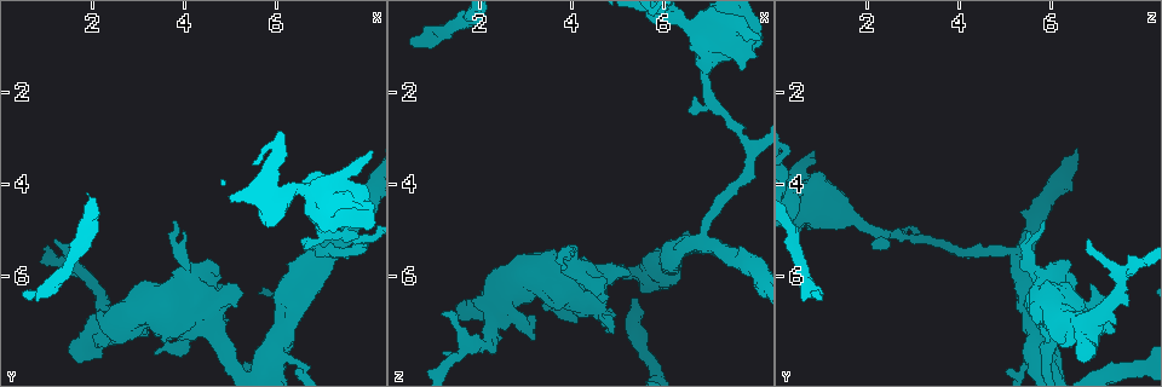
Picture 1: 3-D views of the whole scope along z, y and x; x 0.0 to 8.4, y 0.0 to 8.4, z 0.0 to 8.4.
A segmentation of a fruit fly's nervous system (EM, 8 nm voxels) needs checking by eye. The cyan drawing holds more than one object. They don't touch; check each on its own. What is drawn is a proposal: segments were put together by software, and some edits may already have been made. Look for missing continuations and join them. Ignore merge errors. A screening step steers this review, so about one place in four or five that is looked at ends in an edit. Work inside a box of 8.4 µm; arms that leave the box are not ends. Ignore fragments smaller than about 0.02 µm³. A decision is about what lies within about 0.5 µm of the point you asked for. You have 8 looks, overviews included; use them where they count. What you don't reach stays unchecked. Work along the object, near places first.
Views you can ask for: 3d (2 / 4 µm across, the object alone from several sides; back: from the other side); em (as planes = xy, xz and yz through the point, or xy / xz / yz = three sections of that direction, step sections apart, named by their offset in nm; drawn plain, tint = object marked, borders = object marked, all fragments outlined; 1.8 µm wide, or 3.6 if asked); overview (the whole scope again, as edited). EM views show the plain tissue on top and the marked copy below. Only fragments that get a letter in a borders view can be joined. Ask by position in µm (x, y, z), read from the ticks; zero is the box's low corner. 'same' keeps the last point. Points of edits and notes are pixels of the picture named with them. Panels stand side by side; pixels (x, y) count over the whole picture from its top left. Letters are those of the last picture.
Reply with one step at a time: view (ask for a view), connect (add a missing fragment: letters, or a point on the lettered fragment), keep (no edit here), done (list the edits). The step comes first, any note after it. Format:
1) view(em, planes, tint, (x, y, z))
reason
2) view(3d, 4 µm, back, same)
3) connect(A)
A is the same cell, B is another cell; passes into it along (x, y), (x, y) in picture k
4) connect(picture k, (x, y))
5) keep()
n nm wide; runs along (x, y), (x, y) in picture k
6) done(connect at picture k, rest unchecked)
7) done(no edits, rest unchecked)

view(em, xy, step 8, borders, (3.80, 4.85, 5.85))
branch stops here

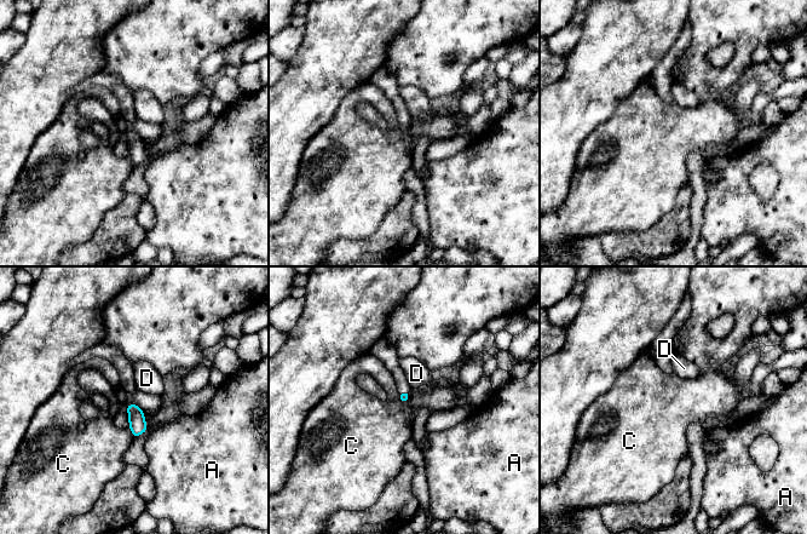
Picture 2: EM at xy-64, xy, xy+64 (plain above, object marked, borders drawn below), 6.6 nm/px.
keep()
A, C and D are other cells; border along (128, 426), (134, 437) in picture 2; none of them fits

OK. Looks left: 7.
view(3d, 4 µm, (2.15, 7.55, 6.25))
branch stops here

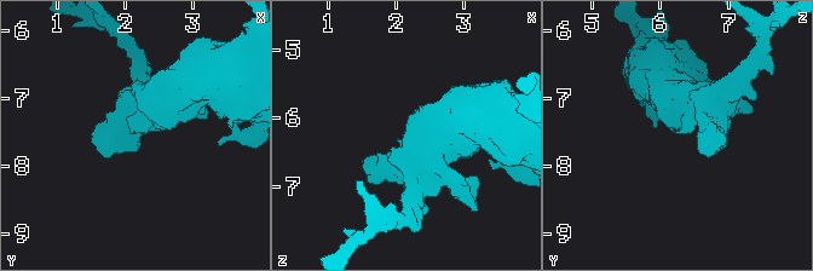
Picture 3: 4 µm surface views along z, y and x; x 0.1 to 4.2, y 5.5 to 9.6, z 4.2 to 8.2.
view(em, planes, borders, (2.10, 7.50, 6.20))
shape alone is not enough

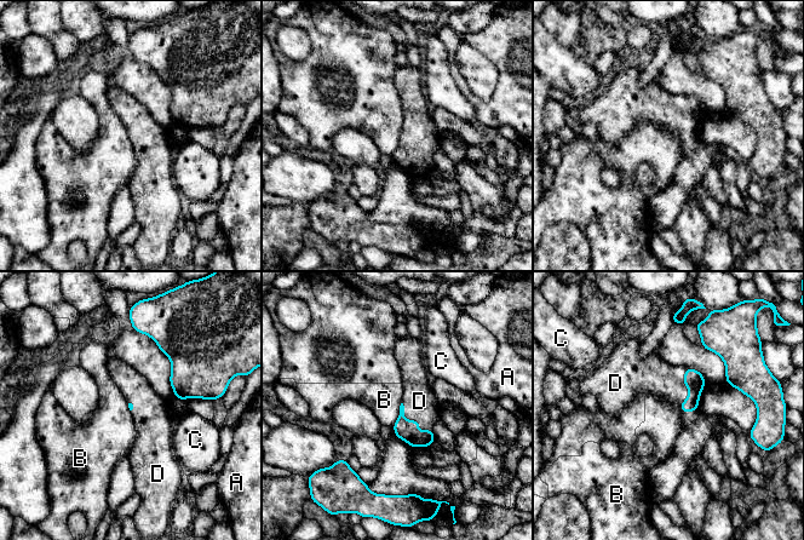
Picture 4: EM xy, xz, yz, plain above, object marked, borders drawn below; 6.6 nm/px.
connect(D)
D is the same cell, A, B and C are other cells; passes into it along (408, 430), (414, 420), (419, 401) in picture 4; it goes on there

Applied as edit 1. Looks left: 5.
view(overview)
redraw

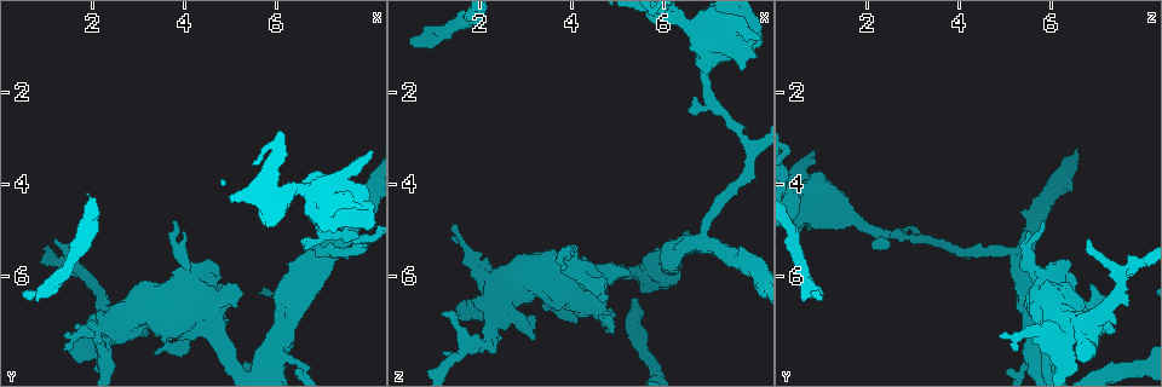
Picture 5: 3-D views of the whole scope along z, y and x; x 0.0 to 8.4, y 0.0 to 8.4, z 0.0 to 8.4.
view(3d, 2 µm, (1.20, 5.25, 6.80))
thin end

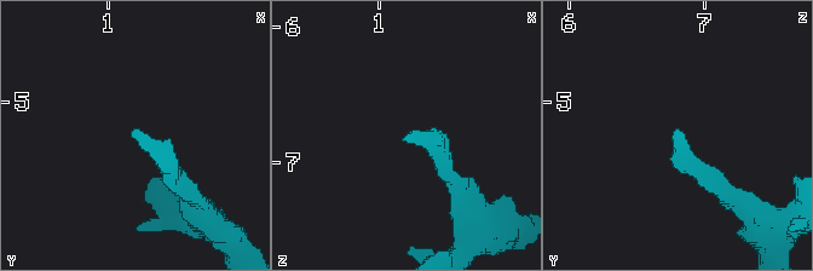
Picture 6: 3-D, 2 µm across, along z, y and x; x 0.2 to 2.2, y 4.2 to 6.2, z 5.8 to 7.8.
view(em, planes, borders, (1.18, 5.26, 6.84))

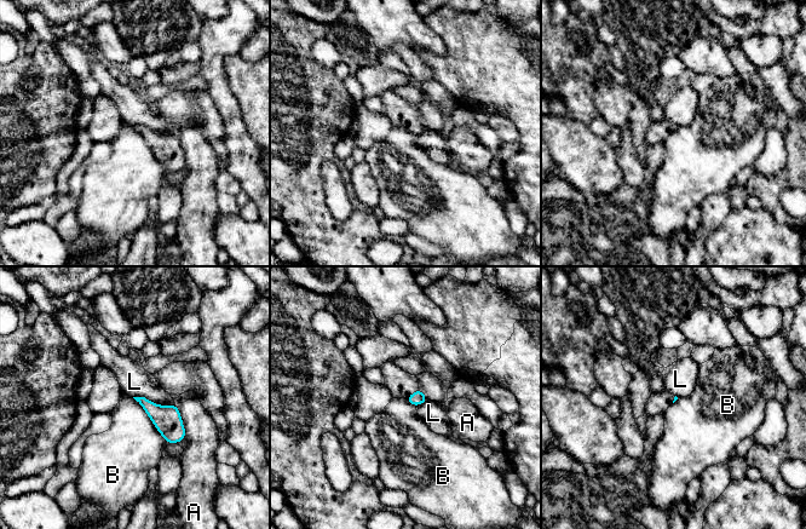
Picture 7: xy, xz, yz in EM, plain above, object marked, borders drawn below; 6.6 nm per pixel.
keep()
A, B and L are other cells; no lettered fragment goes on from it

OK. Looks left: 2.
done(connect at picture 4, rest unchecked)

